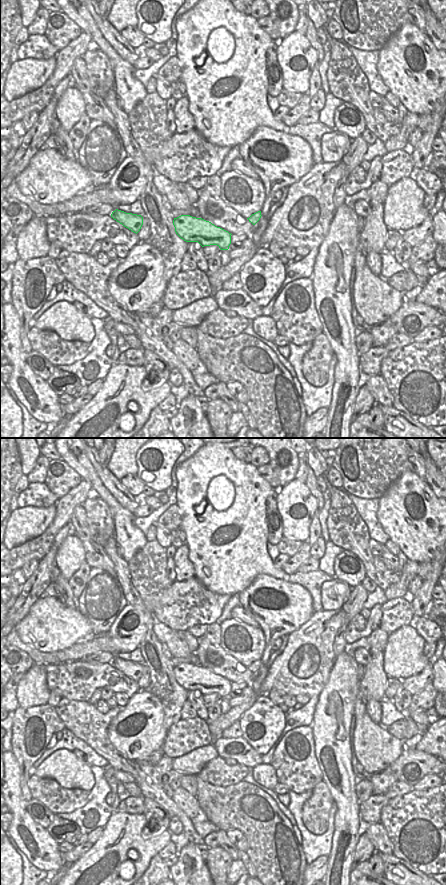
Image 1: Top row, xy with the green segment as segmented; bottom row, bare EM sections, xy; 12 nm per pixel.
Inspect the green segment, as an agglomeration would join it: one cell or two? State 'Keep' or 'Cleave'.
Keep.

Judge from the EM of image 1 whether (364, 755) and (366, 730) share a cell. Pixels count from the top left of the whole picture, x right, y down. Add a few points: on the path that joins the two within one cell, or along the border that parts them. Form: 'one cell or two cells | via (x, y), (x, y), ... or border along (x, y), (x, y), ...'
one cell | via (366, 749), (366, 736)

